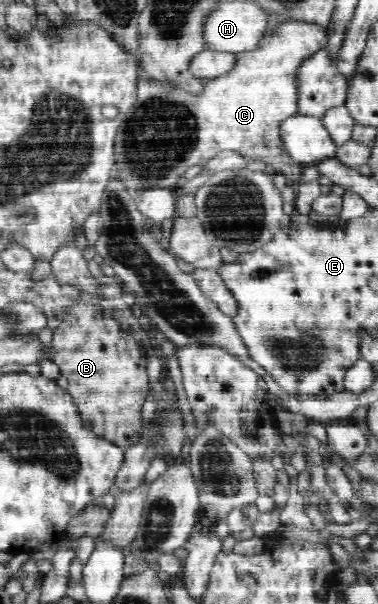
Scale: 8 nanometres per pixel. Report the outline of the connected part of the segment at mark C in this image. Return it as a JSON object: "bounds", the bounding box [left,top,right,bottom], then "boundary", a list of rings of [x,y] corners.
{"bounds":[114,20,328,194],"boundary":[[[283,20],[260,40],[260,45],[255,50],[238,52],[237,64],[233,70],[209,80],[207,86],[199,92],[201,96],[185,94],[185,91],[176,88],[165,89],[161,82],[149,80],[148,76],[138,70],[137,98],[117,130],[115,140],[114,168],[121,174],[119,182],[123,182],[128,194],[133,194],[133,190],[141,186],[176,191],[189,167],[203,165],[203,162],[211,161],[217,152],[223,150],[237,150],[248,162],[261,161],[273,174],[285,174],[295,183],[301,183],[303,165],[293,163],[291,156],[284,151],[279,124],[285,118],[299,114],[296,68],[305,57],[324,48],[328,39],[326,36],[324,26]]]}

